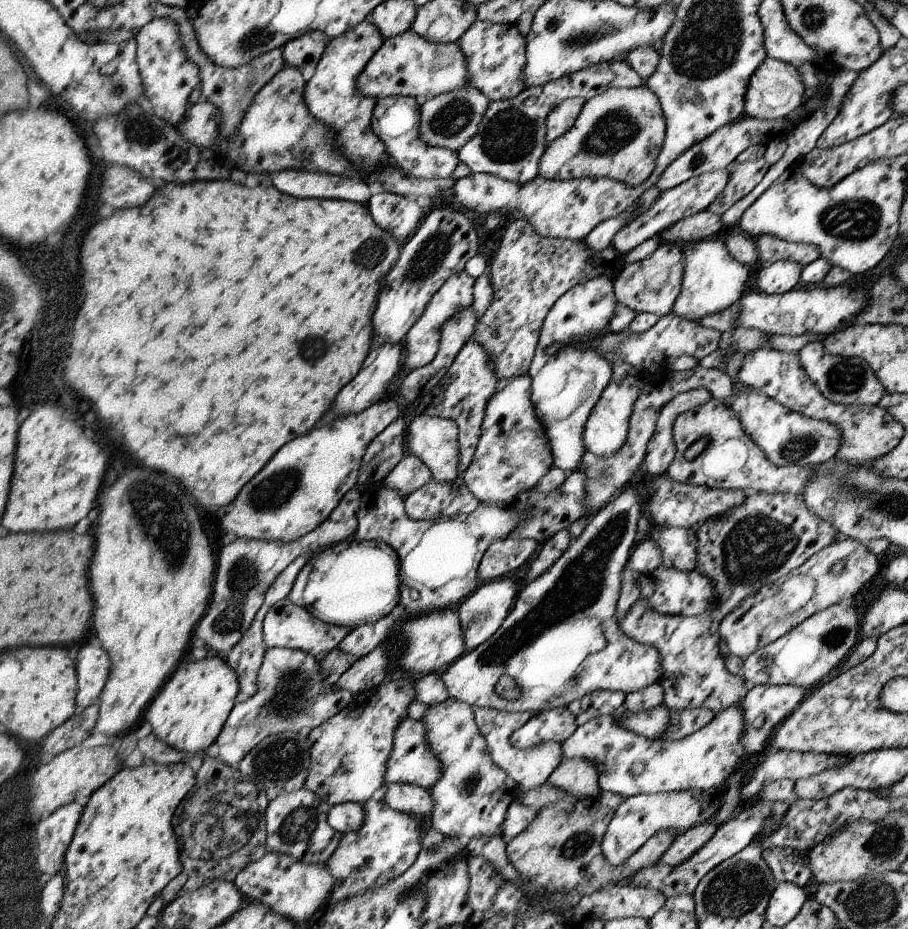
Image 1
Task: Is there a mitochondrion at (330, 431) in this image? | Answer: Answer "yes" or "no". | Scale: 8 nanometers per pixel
no

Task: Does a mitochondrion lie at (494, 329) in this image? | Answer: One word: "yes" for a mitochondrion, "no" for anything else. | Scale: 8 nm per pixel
yes

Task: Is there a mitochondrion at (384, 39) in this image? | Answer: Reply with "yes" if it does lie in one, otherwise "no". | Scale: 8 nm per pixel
no

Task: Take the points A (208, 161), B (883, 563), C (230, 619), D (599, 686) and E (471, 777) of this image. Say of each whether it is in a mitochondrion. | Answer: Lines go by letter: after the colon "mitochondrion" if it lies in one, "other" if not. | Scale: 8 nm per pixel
A: other
B: other
C: mitochondrion
D: other
E: mitochondrion

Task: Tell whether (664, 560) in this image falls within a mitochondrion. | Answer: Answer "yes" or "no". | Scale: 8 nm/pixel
no

